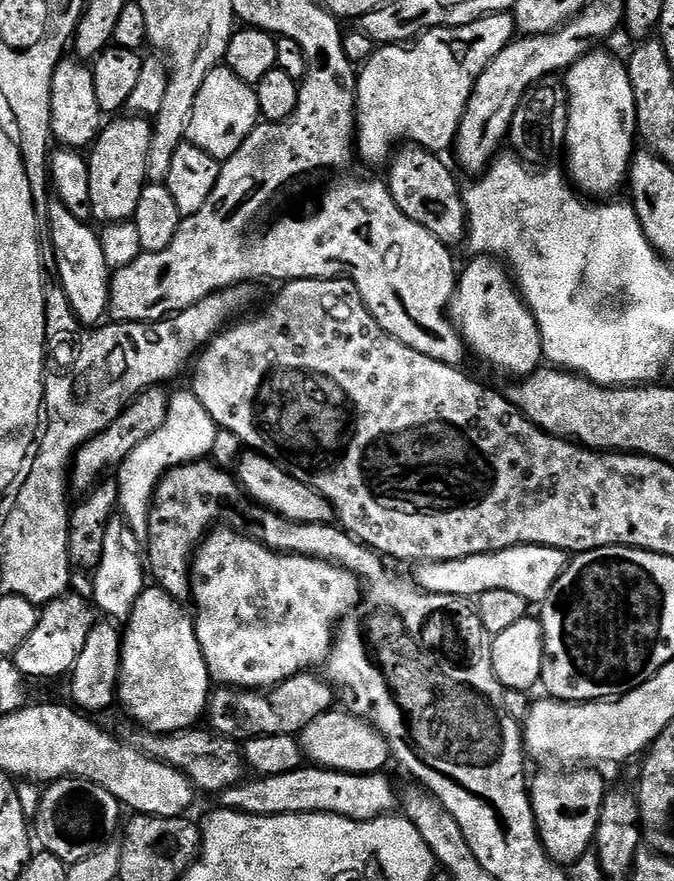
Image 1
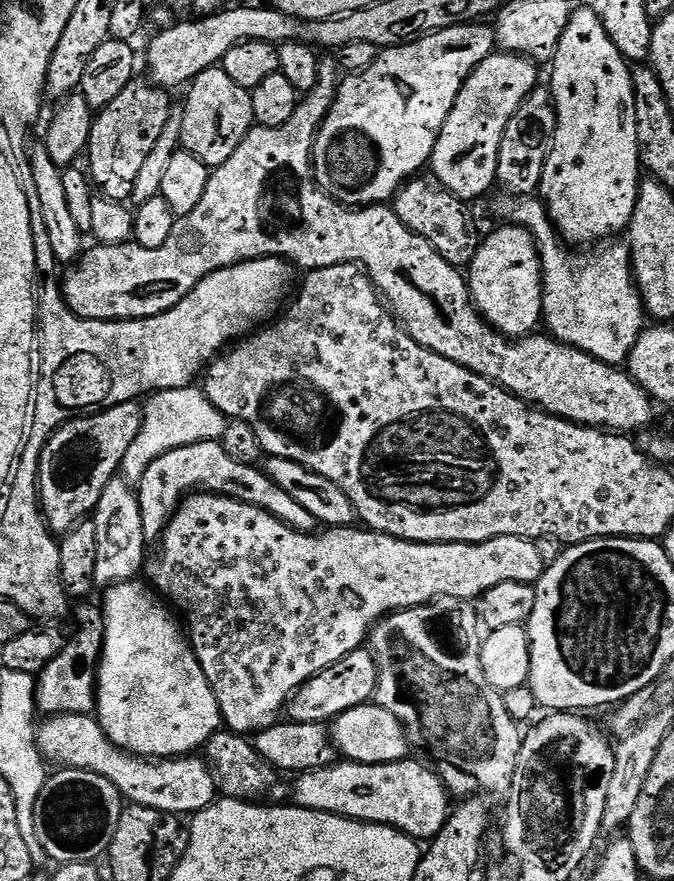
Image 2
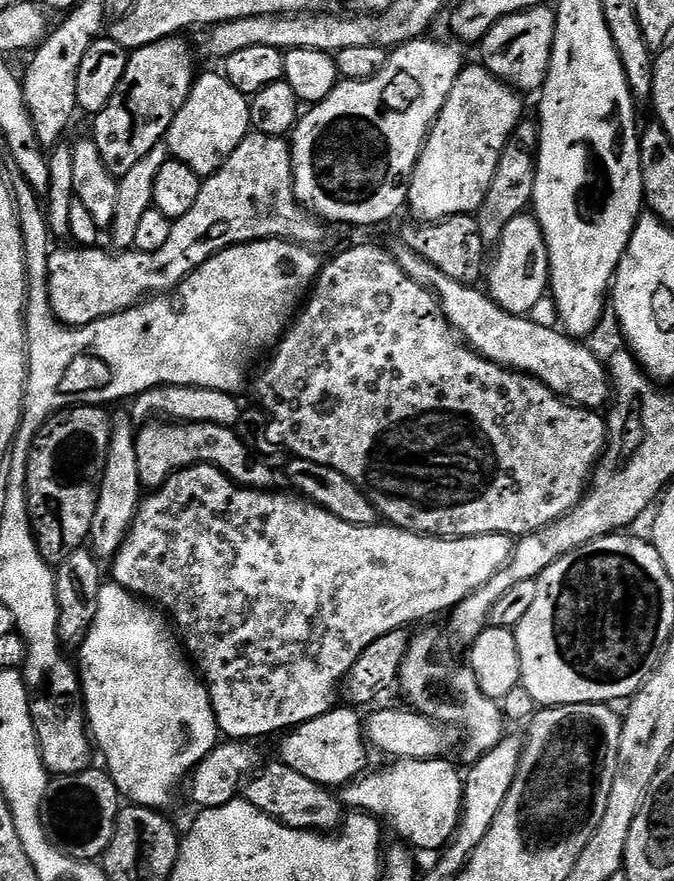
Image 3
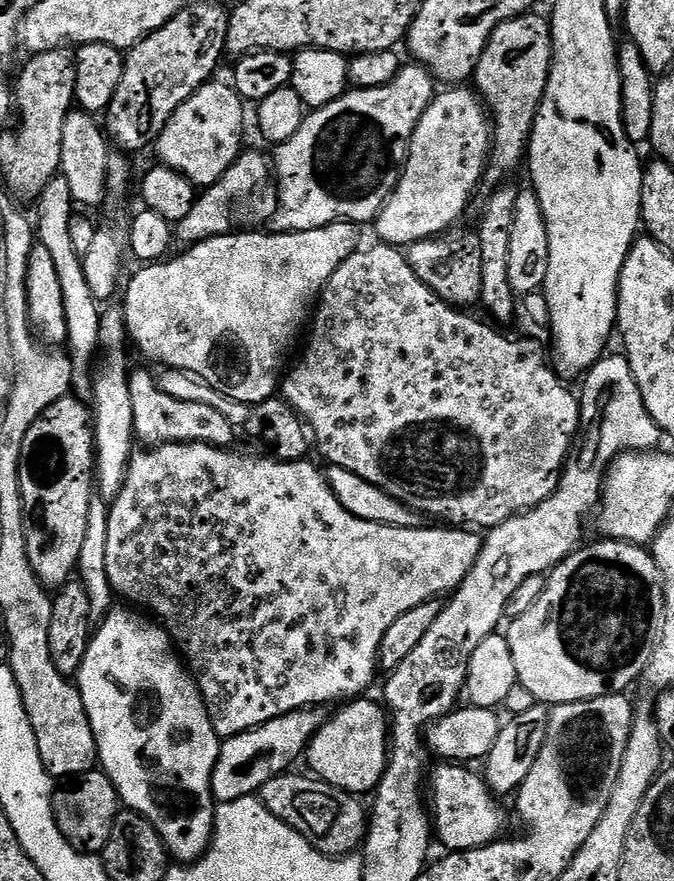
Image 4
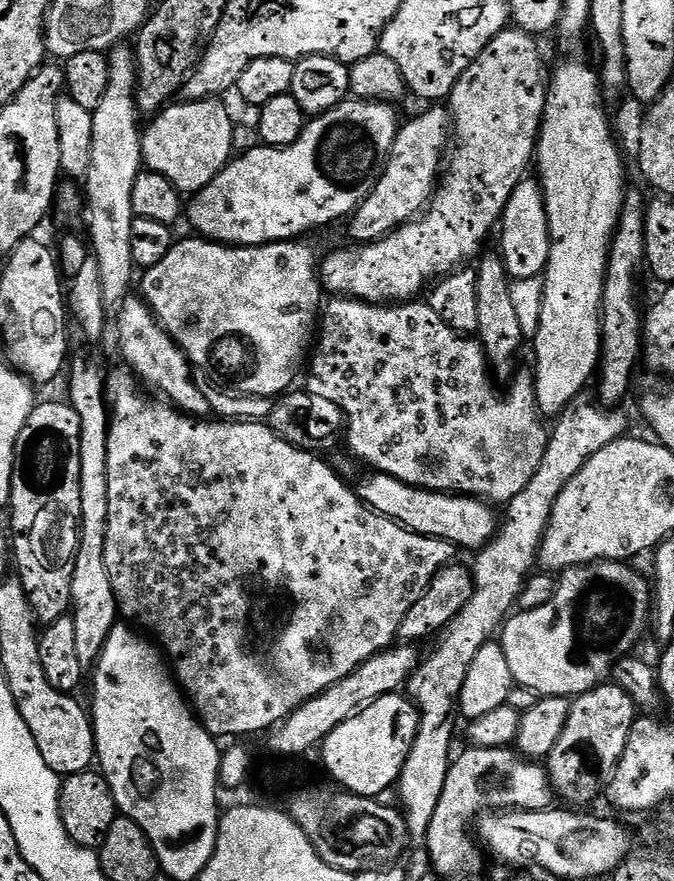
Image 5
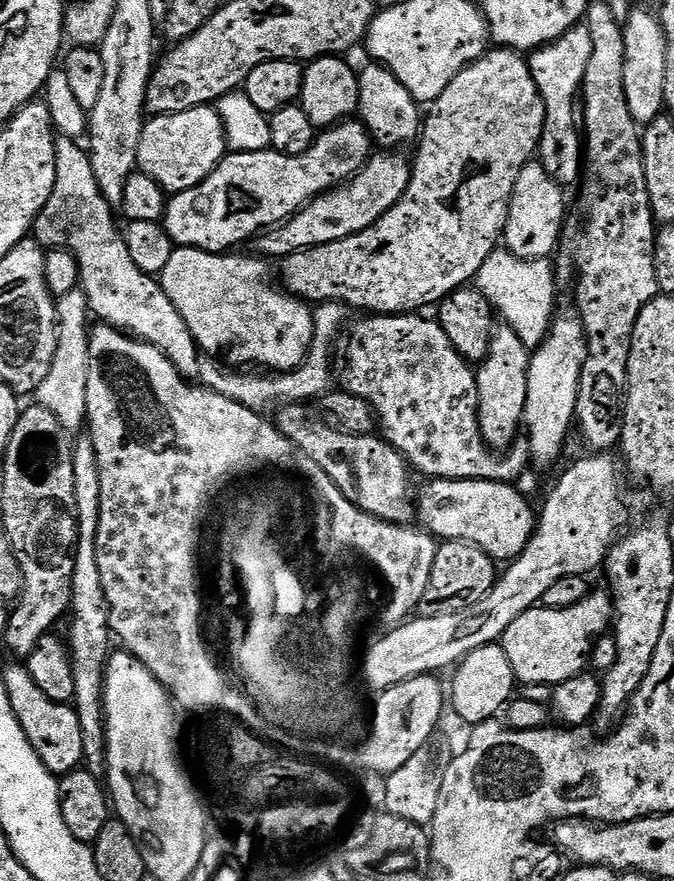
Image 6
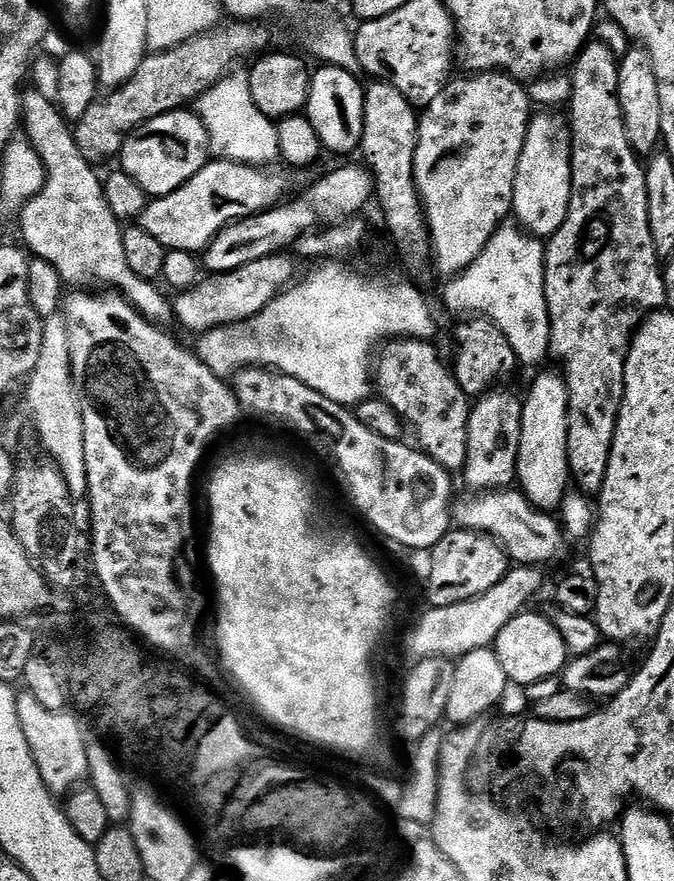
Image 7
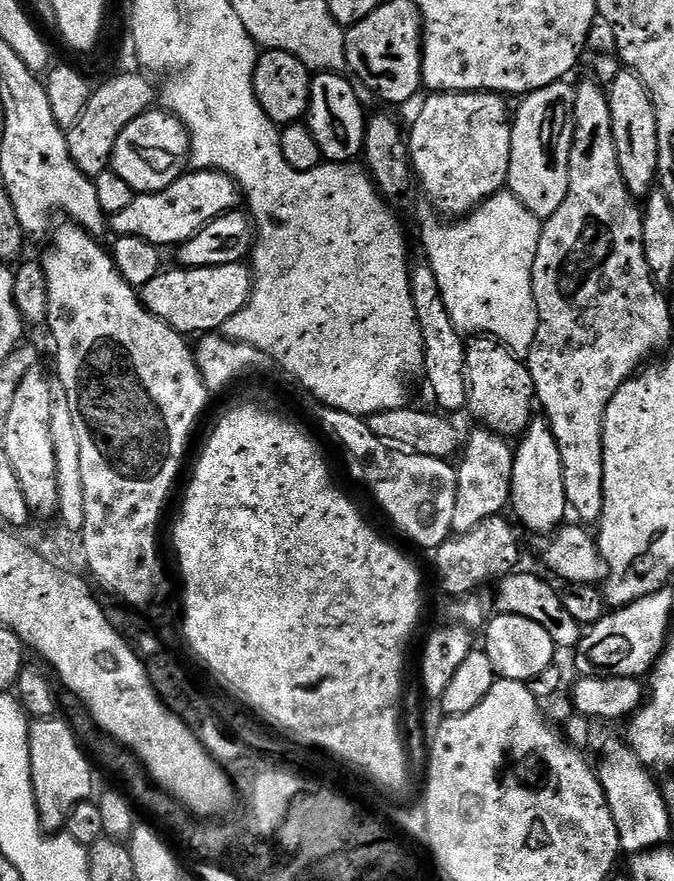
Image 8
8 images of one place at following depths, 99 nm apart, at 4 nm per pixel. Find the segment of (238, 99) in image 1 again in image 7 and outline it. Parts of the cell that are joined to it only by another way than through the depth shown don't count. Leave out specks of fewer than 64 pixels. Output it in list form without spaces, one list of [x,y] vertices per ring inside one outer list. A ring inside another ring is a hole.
[[[177,110],[134,129],[124,140],[118,163],[130,178],[134,178],[134,182],[138,182],[138,186],[142,186],[142,190],[146,190],[148,197],[155,198],[170,194],[178,190],[178,186],[190,182],[190,178],[194,178],[209,159],[206,126],[195,111]]]

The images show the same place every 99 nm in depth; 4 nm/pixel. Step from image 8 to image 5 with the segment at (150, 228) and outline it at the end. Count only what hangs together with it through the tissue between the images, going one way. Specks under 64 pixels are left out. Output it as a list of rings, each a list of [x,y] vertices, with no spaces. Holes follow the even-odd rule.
[[[349,98],[320,116],[305,123],[298,142],[289,148],[257,146],[241,151],[228,161],[206,187],[186,204],[186,220],[192,223],[197,237],[238,248],[253,248],[259,244],[278,244],[304,238],[315,228],[324,228],[335,220],[351,217],[361,202],[372,193],[379,182],[388,155],[396,141],[398,119],[391,103],[379,100]]]

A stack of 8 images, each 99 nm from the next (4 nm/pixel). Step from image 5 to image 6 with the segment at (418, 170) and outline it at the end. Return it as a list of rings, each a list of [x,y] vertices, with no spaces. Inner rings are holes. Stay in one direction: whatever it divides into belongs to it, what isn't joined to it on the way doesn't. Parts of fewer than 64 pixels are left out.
[[[392,150],[377,151],[364,165],[363,170],[347,184],[315,196],[289,220],[282,221],[274,228],[264,229],[255,237],[255,251],[269,261],[279,262],[290,254],[298,254],[298,250],[326,246],[326,242],[338,242],[374,226],[378,218],[382,218],[382,214],[386,214],[386,210],[390,210],[402,198],[412,177],[409,157],[396,155],[400,154]]]

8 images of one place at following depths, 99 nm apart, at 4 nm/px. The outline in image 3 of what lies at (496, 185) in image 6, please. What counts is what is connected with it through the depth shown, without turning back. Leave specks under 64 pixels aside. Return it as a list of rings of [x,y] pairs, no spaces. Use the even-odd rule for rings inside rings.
[[[551,7],[527,8],[502,18],[486,33],[479,45],[483,67],[489,68],[499,80],[527,94],[543,89],[556,33],[556,13]]]

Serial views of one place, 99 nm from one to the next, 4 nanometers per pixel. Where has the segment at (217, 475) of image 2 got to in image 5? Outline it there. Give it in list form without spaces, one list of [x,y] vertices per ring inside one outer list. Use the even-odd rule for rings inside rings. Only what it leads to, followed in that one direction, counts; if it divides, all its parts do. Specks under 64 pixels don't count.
[[[132,294],[124,301],[119,312],[115,313],[116,336],[120,339],[120,352],[124,355],[123,363],[149,389],[157,388],[159,395],[167,403],[193,418],[208,418],[213,415],[213,408],[208,401],[205,389],[200,389],[192,381],[194,369],[188,362],[182,349],[168,337],[166,330],[156,320],[152,309],[139,295]]]

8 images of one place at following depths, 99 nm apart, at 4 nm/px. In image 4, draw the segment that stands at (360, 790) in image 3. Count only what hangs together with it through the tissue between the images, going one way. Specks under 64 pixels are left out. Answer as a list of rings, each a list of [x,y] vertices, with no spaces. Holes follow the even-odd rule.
[[[444,762],[441,768],[431,769],[430,788],[432,784],[432,800],[430,796],[430,820],[434,825],[434,836],[444,850],[448,852],[469,852],[475,848],[484,848],[495,840],[501,839],[504,832],[504,812],[500,809],[501,801],[488,787],[485,777],[476,772],[471,772],[471,767],[461,766],[456,762]]]

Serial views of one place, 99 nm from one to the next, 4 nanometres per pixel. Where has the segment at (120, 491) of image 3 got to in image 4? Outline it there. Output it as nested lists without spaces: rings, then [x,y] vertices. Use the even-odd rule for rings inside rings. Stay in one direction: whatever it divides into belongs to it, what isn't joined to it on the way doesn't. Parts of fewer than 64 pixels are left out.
[[[105,307],[100,314],[100,347],[104,365],[99,365],[98,375],[90,396],[96,399],[94,407],[94,480],[98,492],[105,501],[115,500],[124,484],[124,475],[128,469],[128,459],[134,451],[134,433],[132,431],[132,407],[130,406],[130,388],[128,377],[128,352],[130,341],[128,328],[124,324],[123,307]]]

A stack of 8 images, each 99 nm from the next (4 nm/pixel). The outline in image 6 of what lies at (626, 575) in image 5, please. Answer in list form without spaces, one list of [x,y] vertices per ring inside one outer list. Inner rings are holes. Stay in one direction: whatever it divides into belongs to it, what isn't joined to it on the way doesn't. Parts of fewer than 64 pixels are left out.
[[[596,590],[589,591],[586,598],[582,598],[582,602],[578,602],[574,606],[570,606],[566,610],[550,610],[543,606],[531,608],[529,612],[523,612],[518,618],[514,618],[514,622],[510,622],[510,626],[504,632],[502,643],[506,650],[506,658],[510,658],[510,666],[514,670],[517,681],[520,684],[551,684],[553,686],[566,682],[570,678],[581,675],[589,667],[590,657],[594,649],[594,641],[597,637],[605,635],[613,627],[614,624],[614,605],[611,595],[607,591],[596,592]]]

